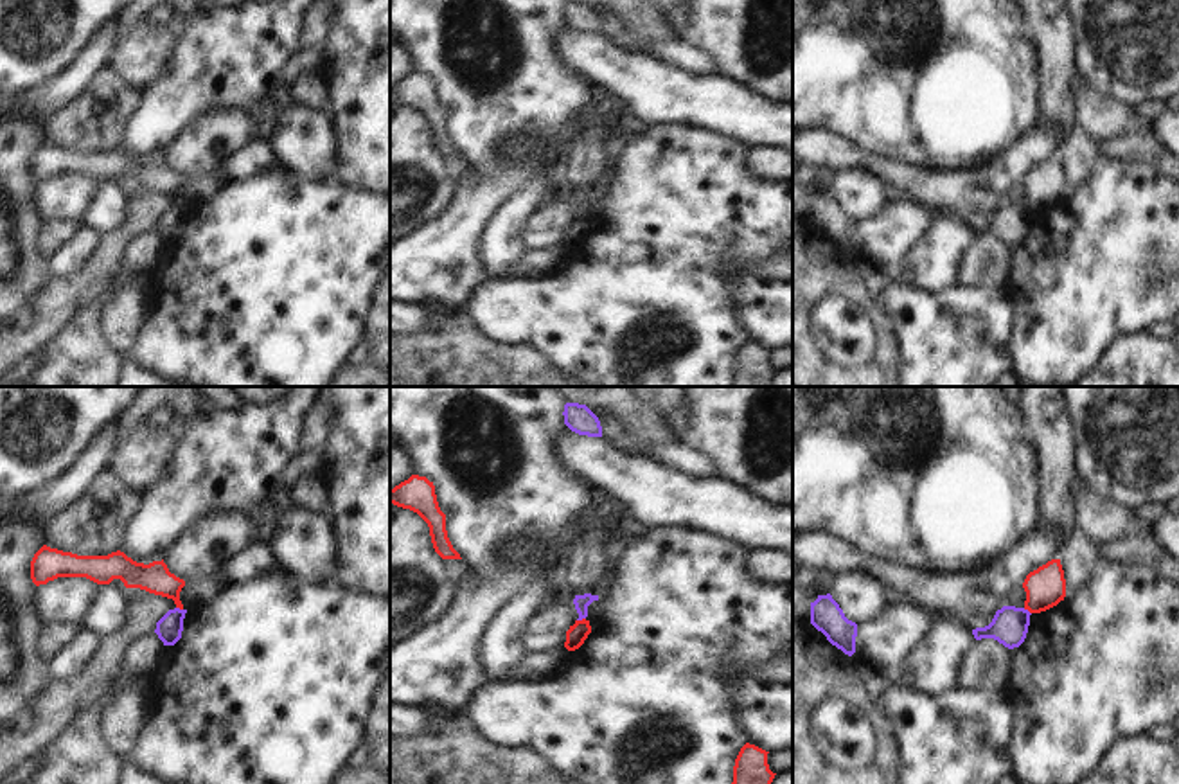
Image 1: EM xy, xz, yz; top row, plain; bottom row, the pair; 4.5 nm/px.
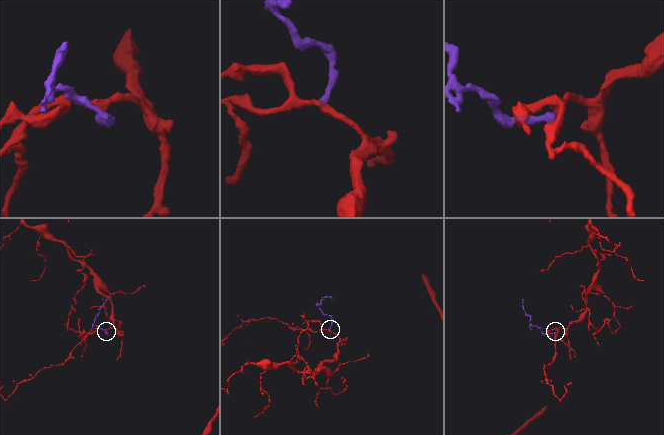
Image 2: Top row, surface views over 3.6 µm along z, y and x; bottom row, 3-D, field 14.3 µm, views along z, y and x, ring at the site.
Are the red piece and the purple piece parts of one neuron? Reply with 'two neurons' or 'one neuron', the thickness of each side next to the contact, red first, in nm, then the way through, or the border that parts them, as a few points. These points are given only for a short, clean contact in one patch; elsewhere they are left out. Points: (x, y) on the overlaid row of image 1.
two neurons; calibres 90 and 70 nm; border xz (585, 617), (577, 621)

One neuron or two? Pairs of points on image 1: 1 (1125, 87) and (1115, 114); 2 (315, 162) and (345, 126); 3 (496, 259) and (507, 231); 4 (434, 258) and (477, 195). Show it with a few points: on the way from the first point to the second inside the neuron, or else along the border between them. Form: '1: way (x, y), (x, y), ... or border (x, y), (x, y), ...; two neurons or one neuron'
1: border (1082, 81), (1131, 106); two neurons
2: border (327, 115), (335, 148), (331, 178); two neurons
3: way (498, 252), (502, 238); one neuron
4: way (450, 241), (468, 211); one neuron

